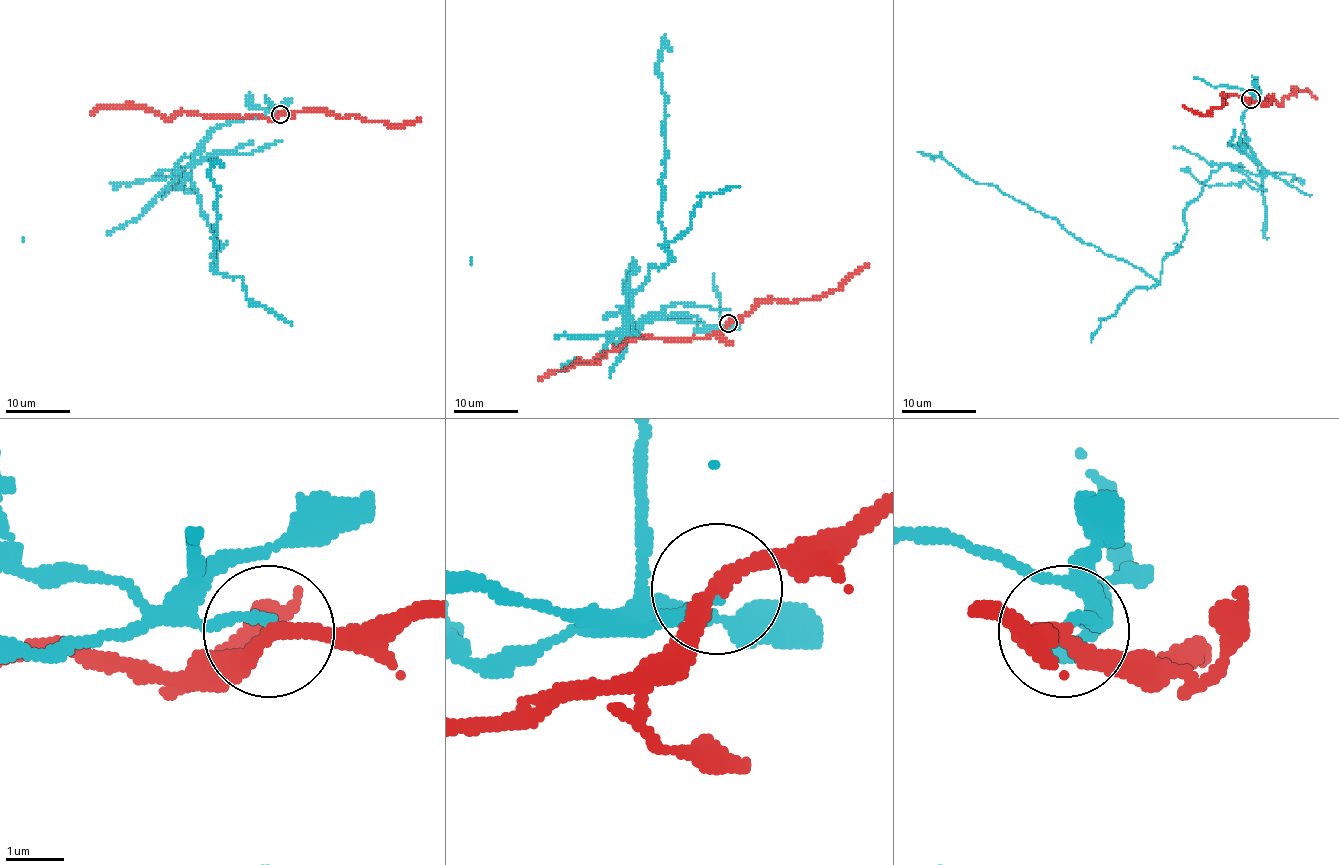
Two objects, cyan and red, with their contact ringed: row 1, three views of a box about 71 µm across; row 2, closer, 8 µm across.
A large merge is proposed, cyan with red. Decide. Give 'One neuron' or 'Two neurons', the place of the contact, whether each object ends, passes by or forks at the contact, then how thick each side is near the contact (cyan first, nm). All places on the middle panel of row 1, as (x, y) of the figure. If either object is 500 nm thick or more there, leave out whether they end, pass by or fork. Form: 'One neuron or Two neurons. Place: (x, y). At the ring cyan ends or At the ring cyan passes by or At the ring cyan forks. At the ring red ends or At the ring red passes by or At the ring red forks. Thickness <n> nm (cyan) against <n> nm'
Two neurons. Place: (728, 323). At the ring cyan ends. At the ring red passes by. Thickness 180 nm (cyan) against 280 nm

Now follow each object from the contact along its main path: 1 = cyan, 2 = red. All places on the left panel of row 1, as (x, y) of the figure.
1: (280, 114), (216, 127), (175, 177), (184, 169), (222, 245), (214, 271), (219, 188), (209, 171), (216, 159)
2: (280, 114), (271, 119), (175, 112), (164, 117), (140, 106), (98, 106), (90, 114)

